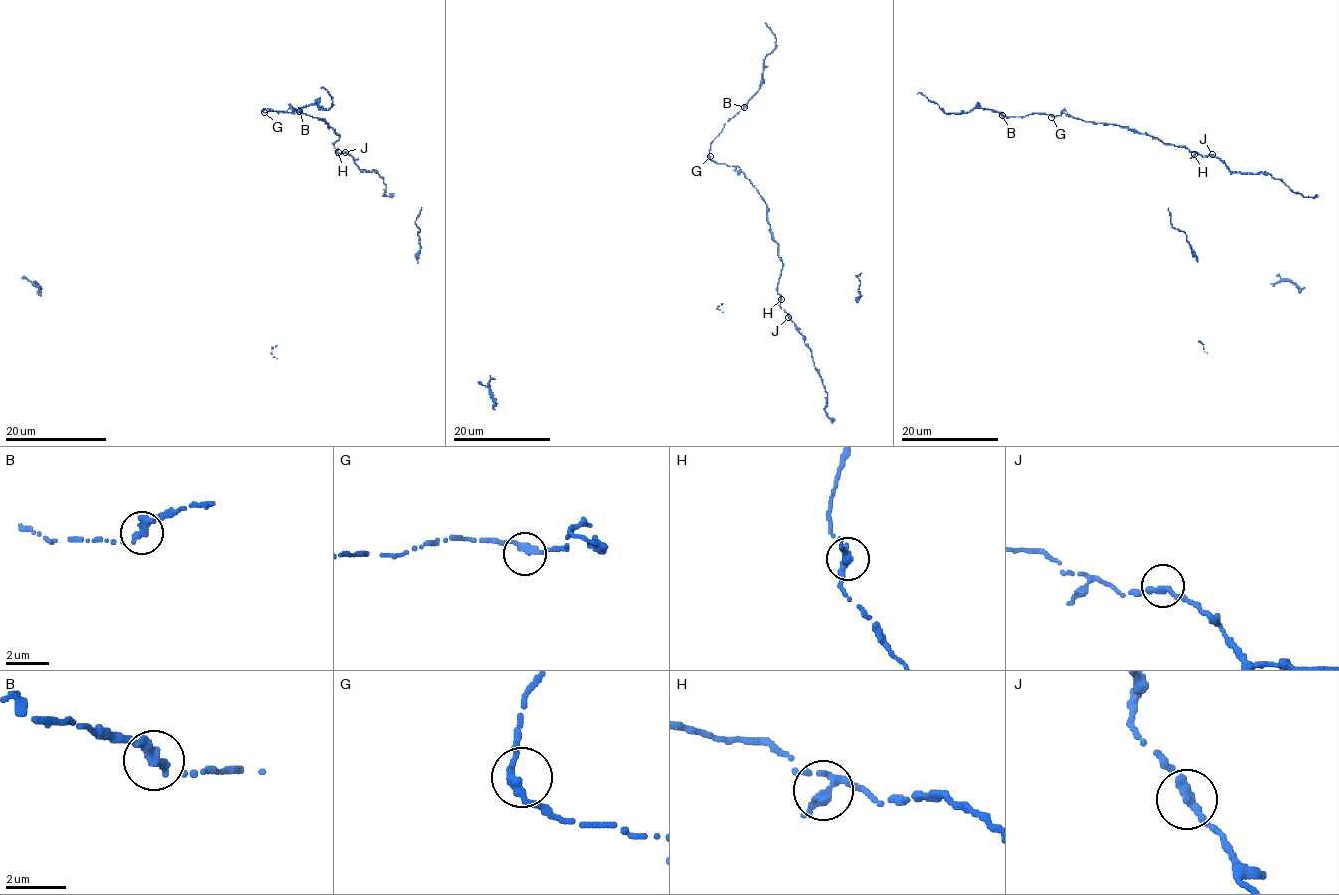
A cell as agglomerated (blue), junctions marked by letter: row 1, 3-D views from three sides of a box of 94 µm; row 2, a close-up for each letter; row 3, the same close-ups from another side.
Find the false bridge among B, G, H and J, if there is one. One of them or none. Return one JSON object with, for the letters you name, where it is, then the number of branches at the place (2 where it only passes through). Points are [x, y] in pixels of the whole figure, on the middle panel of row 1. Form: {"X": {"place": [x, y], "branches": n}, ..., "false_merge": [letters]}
{"false_merge": []}

